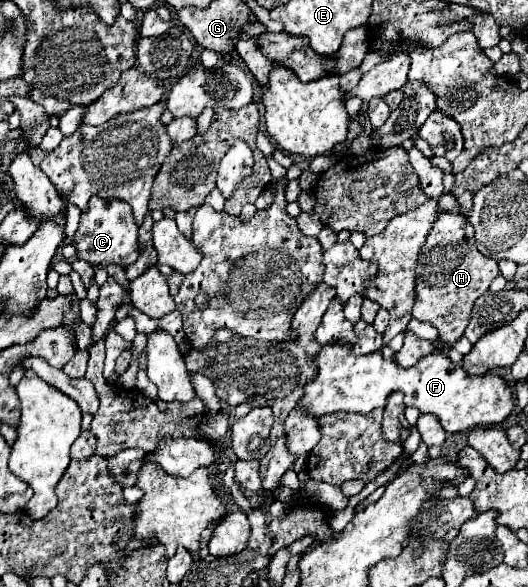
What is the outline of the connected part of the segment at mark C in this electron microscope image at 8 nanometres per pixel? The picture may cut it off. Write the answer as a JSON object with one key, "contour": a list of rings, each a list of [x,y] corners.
{"contour":[[[90,199],[90,207],[86,215],[80,215],[80,225],[72,237],[72,243],[76,247],[76,257],[90,261],[92,265],[130,265],[138,259],[140,247],[138,247],[138,225],[134,223],[134,215],[130,211],[128,203],[122,203],[120,199]]]}

